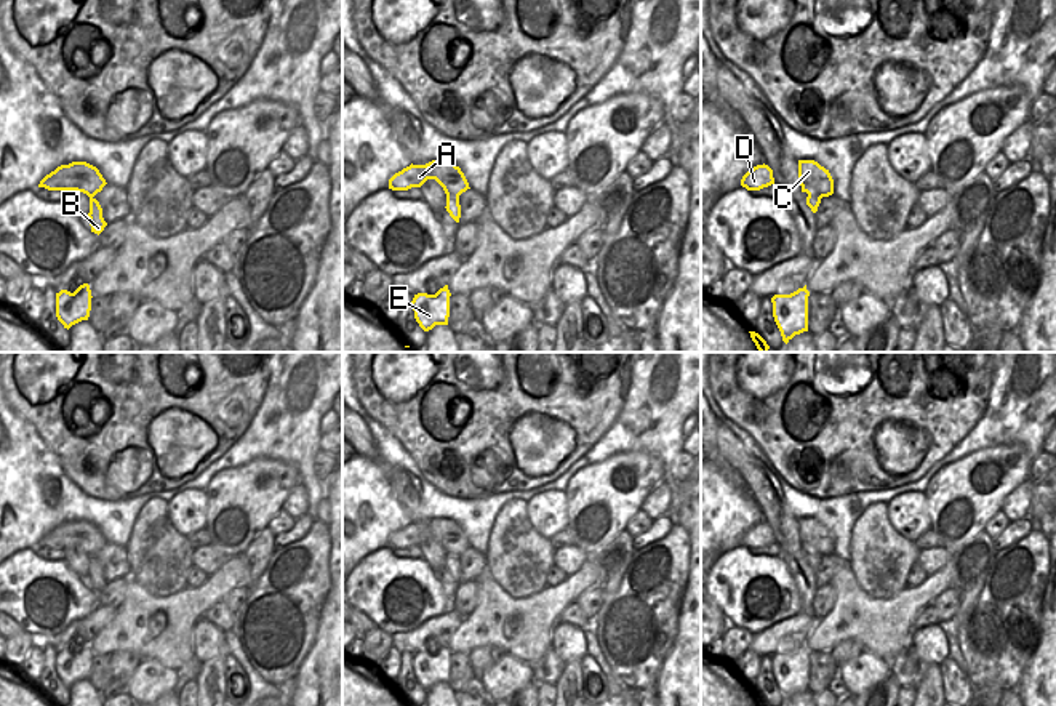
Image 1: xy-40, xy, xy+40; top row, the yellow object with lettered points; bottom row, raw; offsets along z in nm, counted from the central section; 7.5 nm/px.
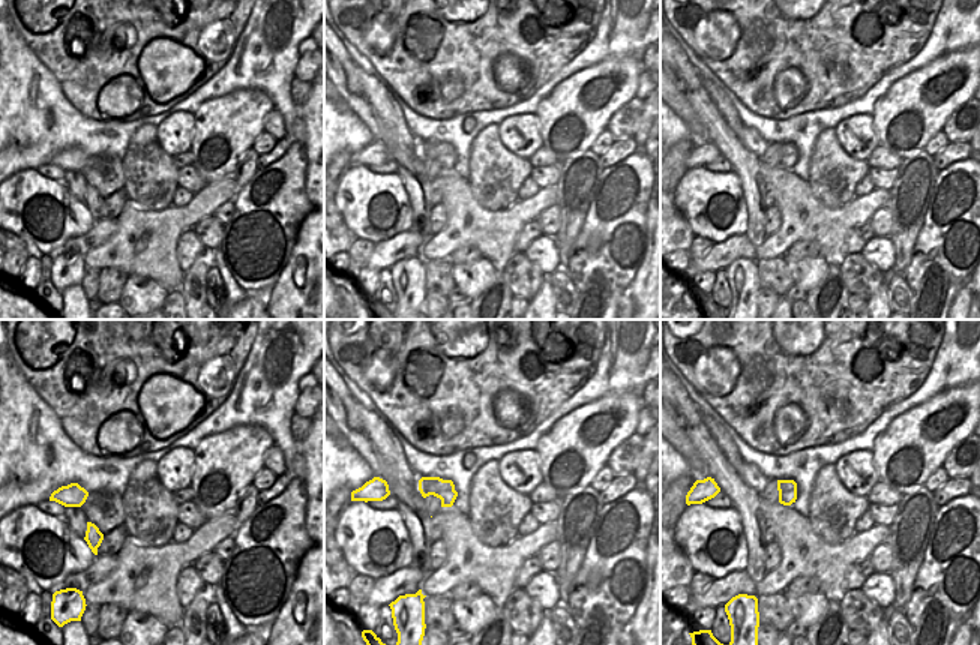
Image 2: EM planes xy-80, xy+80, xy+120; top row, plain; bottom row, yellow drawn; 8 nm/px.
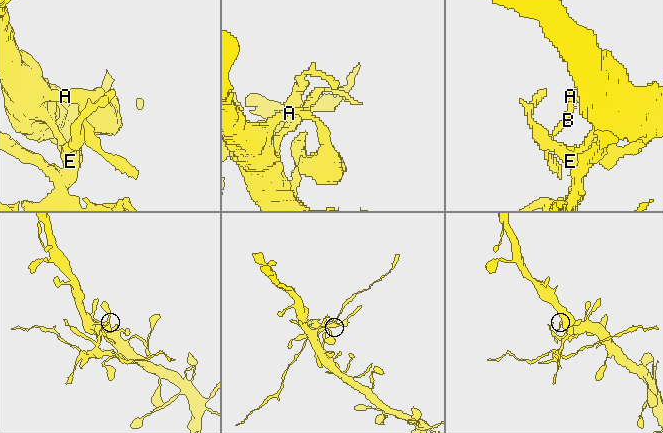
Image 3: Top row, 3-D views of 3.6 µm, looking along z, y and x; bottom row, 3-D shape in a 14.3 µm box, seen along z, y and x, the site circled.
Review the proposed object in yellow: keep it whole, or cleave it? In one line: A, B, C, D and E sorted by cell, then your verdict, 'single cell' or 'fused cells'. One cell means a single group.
A C D E / B; fused cells

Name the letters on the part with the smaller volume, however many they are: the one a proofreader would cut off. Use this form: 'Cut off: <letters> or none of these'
Cut off: B.

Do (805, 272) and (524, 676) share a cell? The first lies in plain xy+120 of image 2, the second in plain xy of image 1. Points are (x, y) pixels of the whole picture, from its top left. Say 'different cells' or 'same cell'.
same cell

